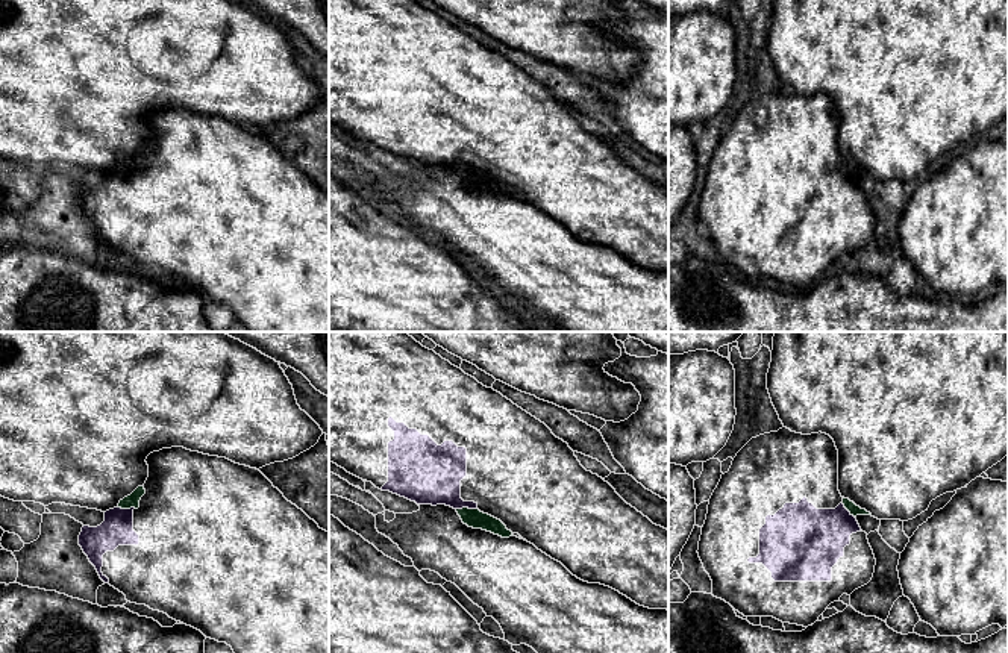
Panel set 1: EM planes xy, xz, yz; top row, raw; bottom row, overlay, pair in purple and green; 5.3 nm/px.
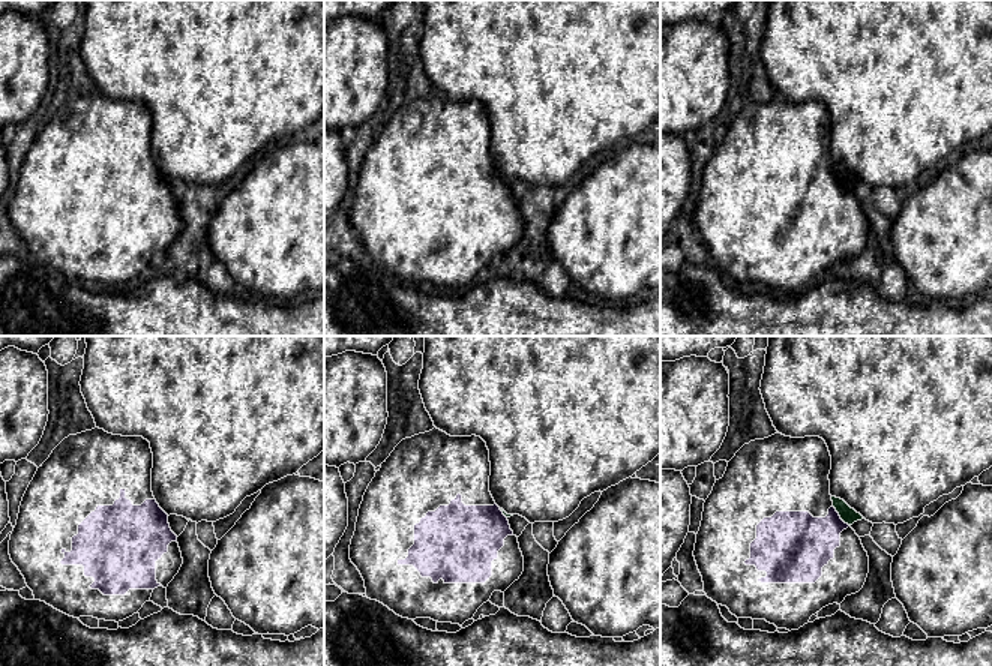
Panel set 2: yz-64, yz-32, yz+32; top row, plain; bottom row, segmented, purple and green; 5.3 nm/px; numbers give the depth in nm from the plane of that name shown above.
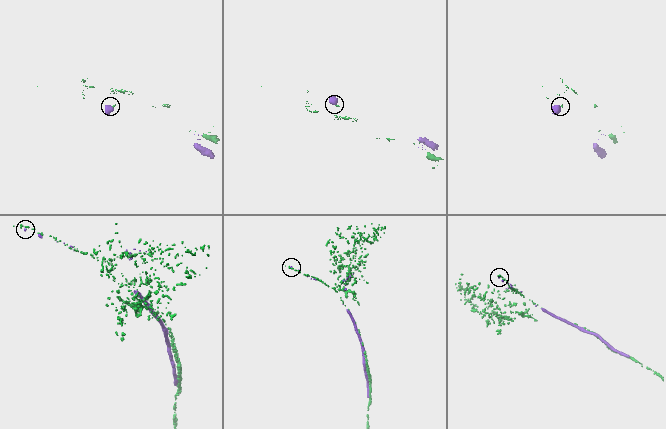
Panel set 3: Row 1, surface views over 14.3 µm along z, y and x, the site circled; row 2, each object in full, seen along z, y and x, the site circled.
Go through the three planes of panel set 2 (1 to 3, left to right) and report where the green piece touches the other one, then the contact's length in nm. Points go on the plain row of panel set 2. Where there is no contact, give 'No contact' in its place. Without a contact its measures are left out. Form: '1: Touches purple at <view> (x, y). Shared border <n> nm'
1: No contact
2: Touches purple at yz-32 (502, 177). Shared border 70 nm
3: Touches purple at yz+32 (839, 180). Shared border 140 nm

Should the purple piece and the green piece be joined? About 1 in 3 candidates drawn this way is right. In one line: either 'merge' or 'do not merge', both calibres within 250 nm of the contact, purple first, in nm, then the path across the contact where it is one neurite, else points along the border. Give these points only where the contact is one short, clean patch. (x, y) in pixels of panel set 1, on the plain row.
do not merge; calibres 320 and 100 nm; border xz (476, 168), (457, 170)

